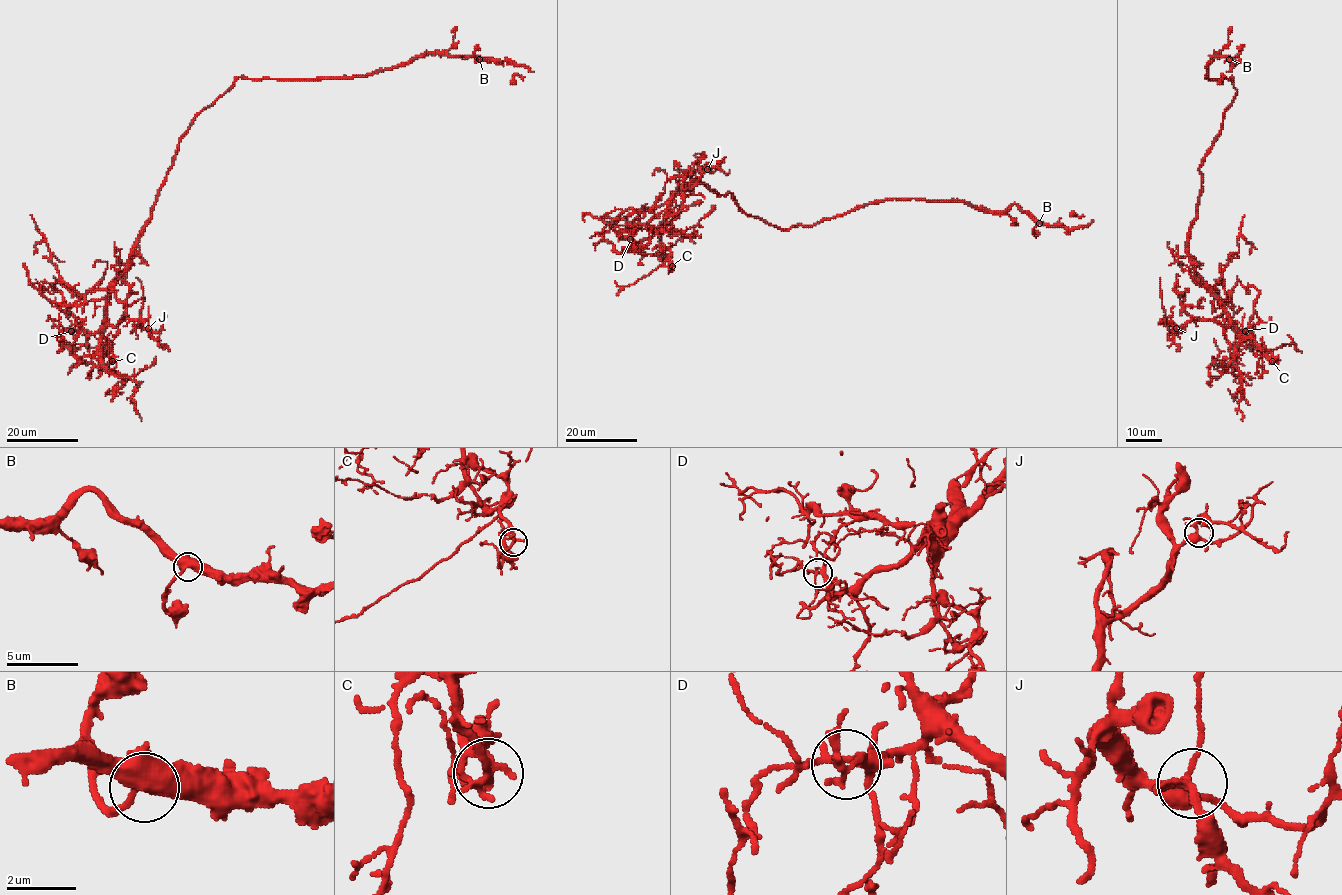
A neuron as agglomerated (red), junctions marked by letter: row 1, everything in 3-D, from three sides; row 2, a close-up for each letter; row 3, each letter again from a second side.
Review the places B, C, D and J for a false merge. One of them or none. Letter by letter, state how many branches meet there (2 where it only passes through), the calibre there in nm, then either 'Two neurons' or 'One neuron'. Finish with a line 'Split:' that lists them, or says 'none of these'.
B: Branches: 4. Thickness 480 nm. One neuron
C: Branches: 4. Thickness 200 nm. Two neurons
D: Branches: 3. Thickness 240 nm. One neuron
J: Branches: 5. Thickness 320 nm. One neuron
Split: C

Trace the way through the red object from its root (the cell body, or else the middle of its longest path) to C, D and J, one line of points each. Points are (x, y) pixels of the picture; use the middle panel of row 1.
C: (763, 220), (746, 214), (730, 193), (720, 195), (694, 182), (673, 198), (660, 235), (672, 266)
D: (763, 220), (746, 214), (730, 193), (694, 182), (673, 198), (655, 233), (637, 243), (630, 239)
J: (763, 220), (746, 214), (730, 193), (720, 195), (694, 182), (673, 198), (668, 223), (682, 194), (707, 169)

